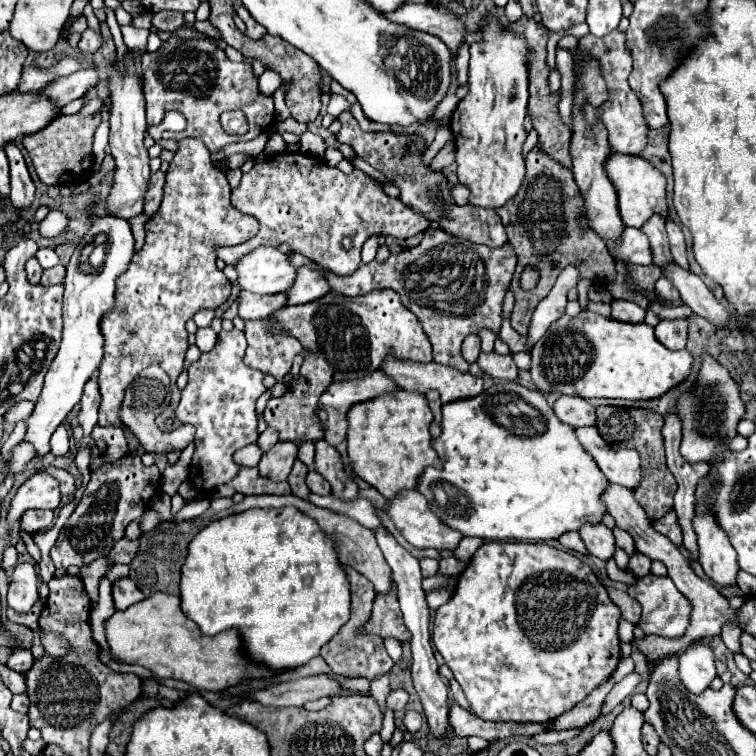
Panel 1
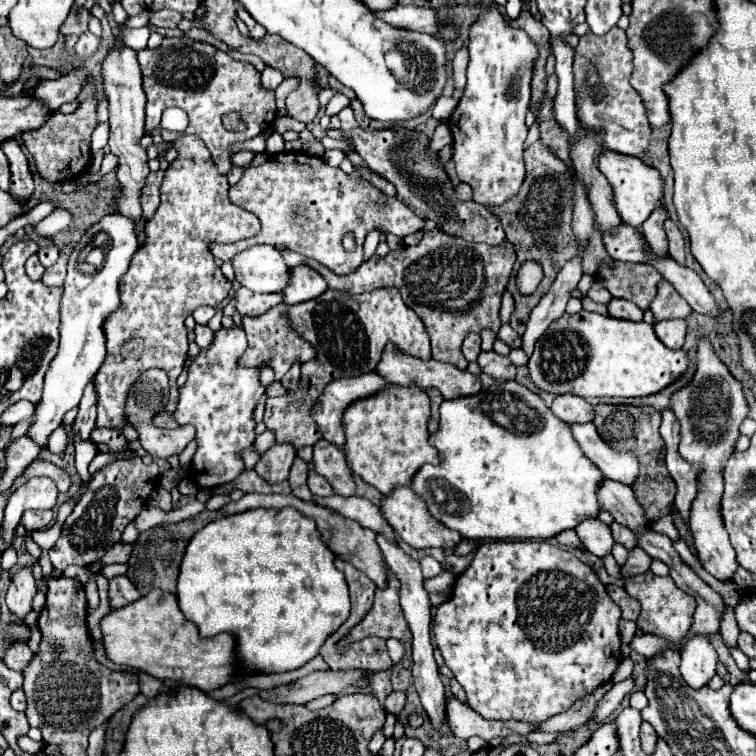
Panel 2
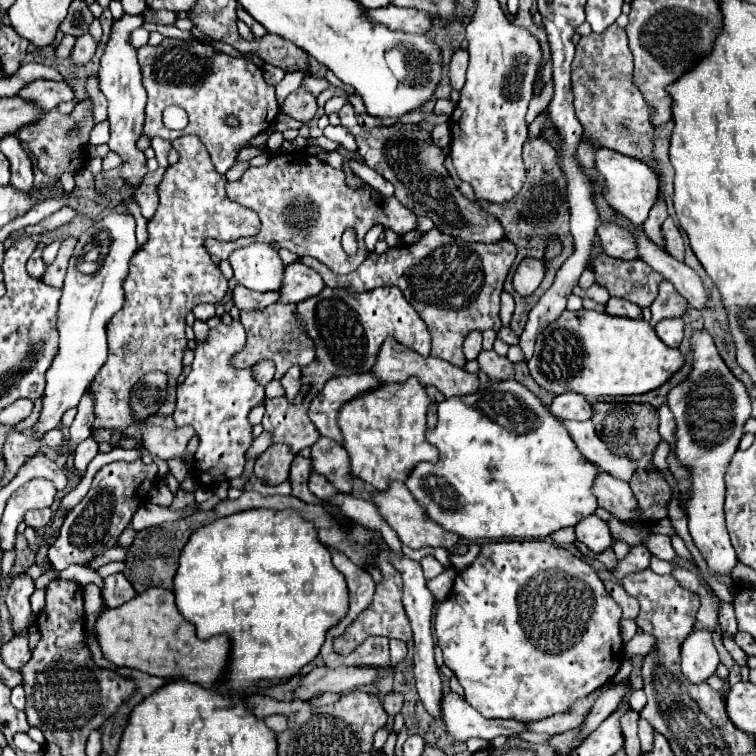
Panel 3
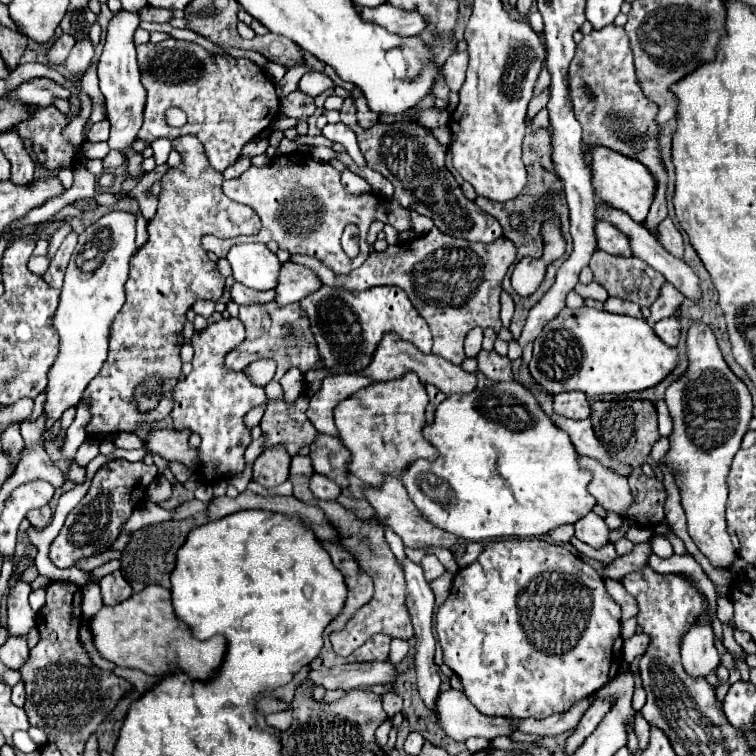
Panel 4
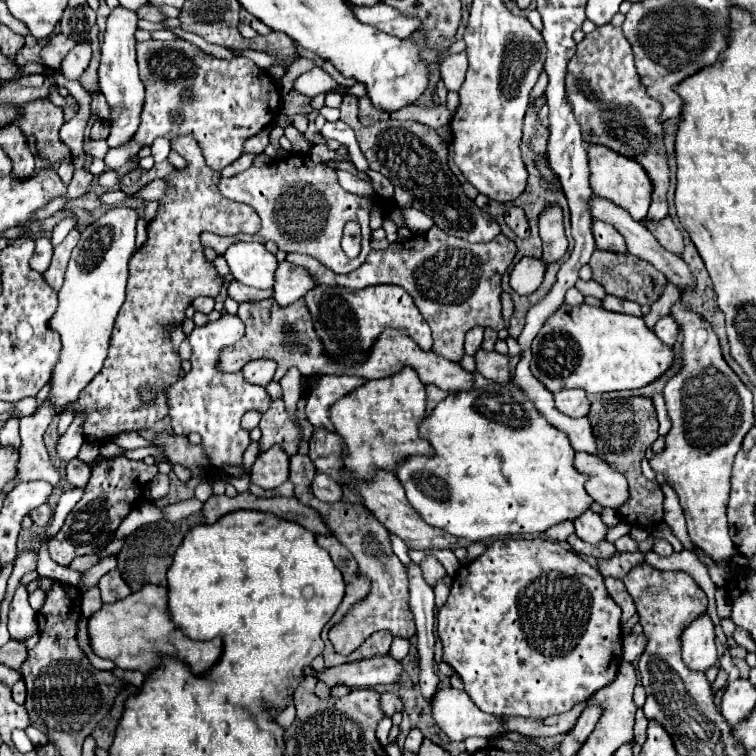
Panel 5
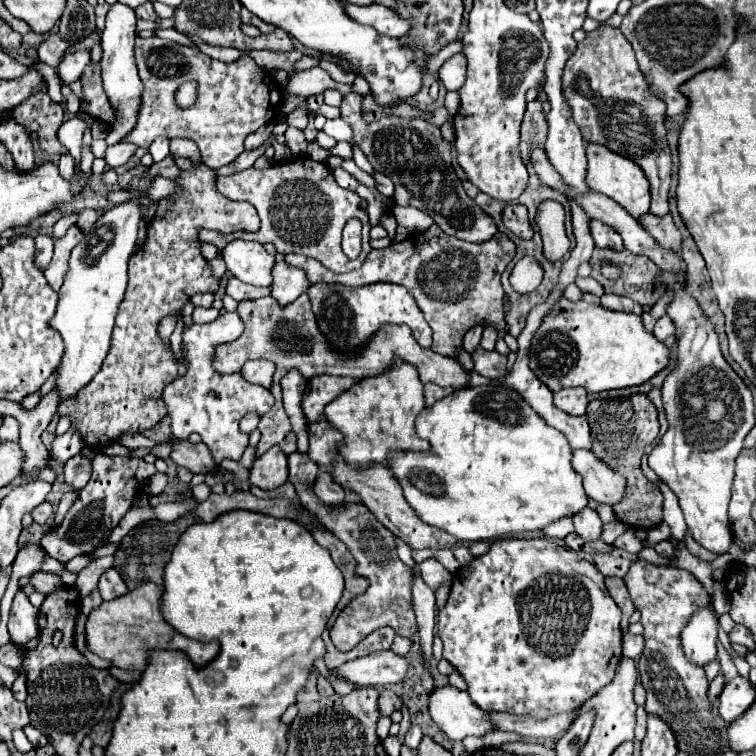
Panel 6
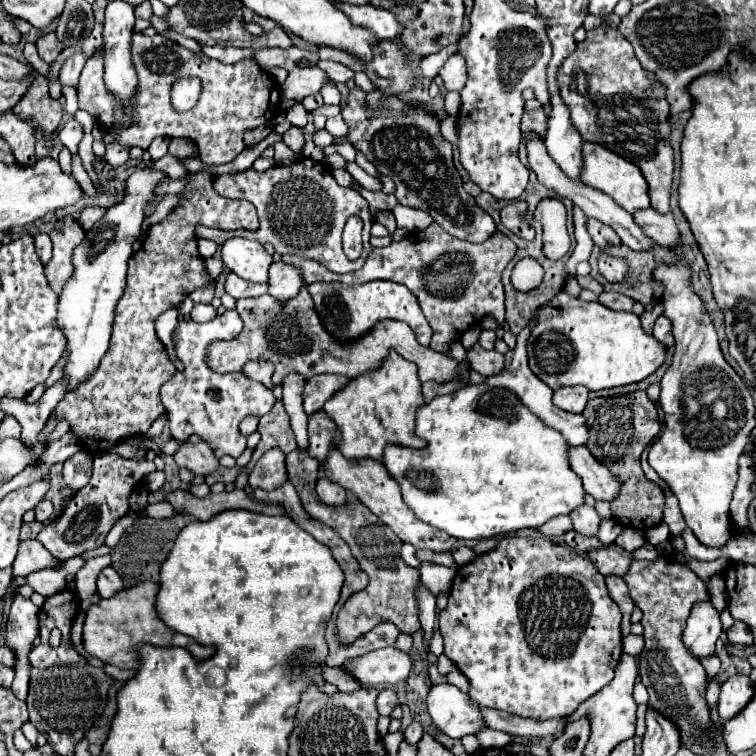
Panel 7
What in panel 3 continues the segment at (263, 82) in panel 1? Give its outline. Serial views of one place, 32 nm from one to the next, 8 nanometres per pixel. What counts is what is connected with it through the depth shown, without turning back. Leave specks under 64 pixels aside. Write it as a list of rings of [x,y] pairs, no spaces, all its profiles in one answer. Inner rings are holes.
[[[266,64],[264,66],[264,80],[268,82],[268,84],[272,84],[272,86],[276,86],[282,78],[284,78],[284,70],[282,68],[276,68],[276,66],[272,66],[272,64]]]

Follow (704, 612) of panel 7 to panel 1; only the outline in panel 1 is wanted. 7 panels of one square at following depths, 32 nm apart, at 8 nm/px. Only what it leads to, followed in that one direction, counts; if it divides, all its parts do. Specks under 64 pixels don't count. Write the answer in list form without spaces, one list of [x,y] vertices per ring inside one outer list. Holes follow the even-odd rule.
[[[694,640],[688,650],[680,656],[680,680],[682,684],[694,692],[700,694],[704,692],[712,678],[716,676],[716,656],[712,652],[712,648],[708,644],[704,644],[702,640]]]

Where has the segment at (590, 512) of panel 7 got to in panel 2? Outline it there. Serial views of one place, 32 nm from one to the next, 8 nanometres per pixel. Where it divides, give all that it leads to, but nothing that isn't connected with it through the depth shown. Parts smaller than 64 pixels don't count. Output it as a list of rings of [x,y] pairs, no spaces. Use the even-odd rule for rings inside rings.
[[[600,518],[580,522],[580,528],[576,528],[576,534],[578,534],[580,542],[586,546],[586,550],[598,558],[606,556],[614,546],[610,528]]]

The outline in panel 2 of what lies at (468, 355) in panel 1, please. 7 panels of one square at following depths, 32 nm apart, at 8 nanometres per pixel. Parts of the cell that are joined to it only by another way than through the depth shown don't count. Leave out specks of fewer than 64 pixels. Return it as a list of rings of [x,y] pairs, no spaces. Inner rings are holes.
[[[476,332],[468,334],[466,340],[464,340],[464,344],[462,344],[462,352],[464,352],[464,356],[466,356],[468,362],[476,360],[478,354],[480,354],[480,334],[476,334]]]

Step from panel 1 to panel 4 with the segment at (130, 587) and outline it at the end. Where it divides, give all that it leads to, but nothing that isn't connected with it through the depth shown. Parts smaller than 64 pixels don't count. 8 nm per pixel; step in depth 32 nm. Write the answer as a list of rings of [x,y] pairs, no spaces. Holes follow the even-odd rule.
[[[112,572],[100,580],[100,590],[102,590],[102,600],[104,604],[118,604],[126,598],[132,596],[130,584],[122,578],[120,572]]]

